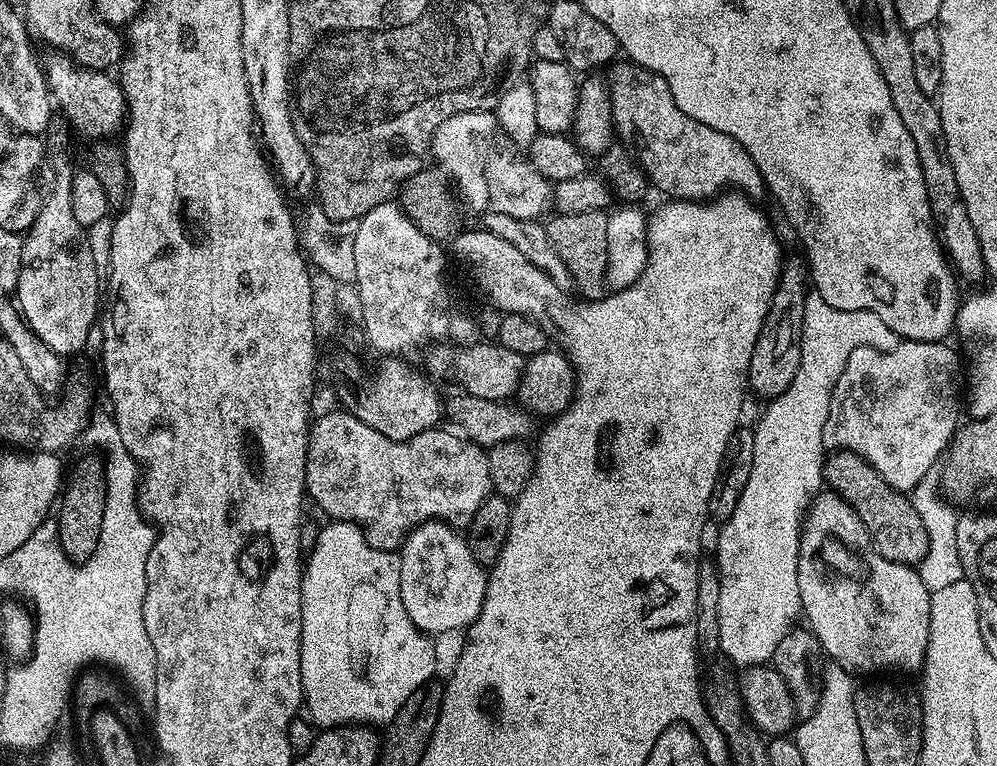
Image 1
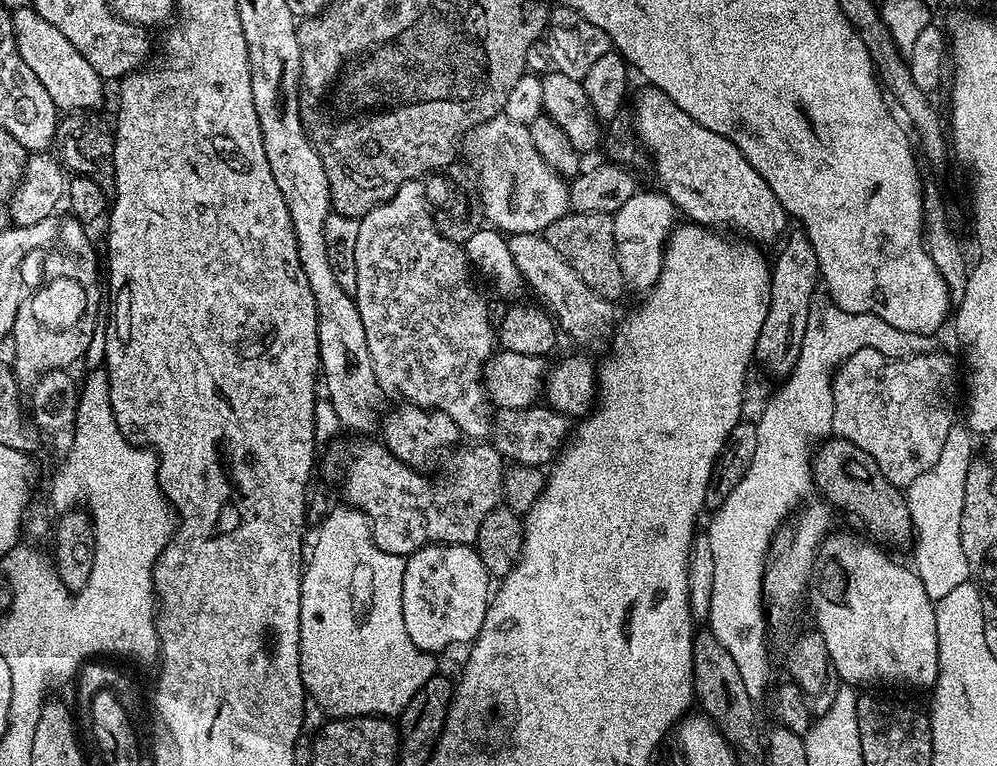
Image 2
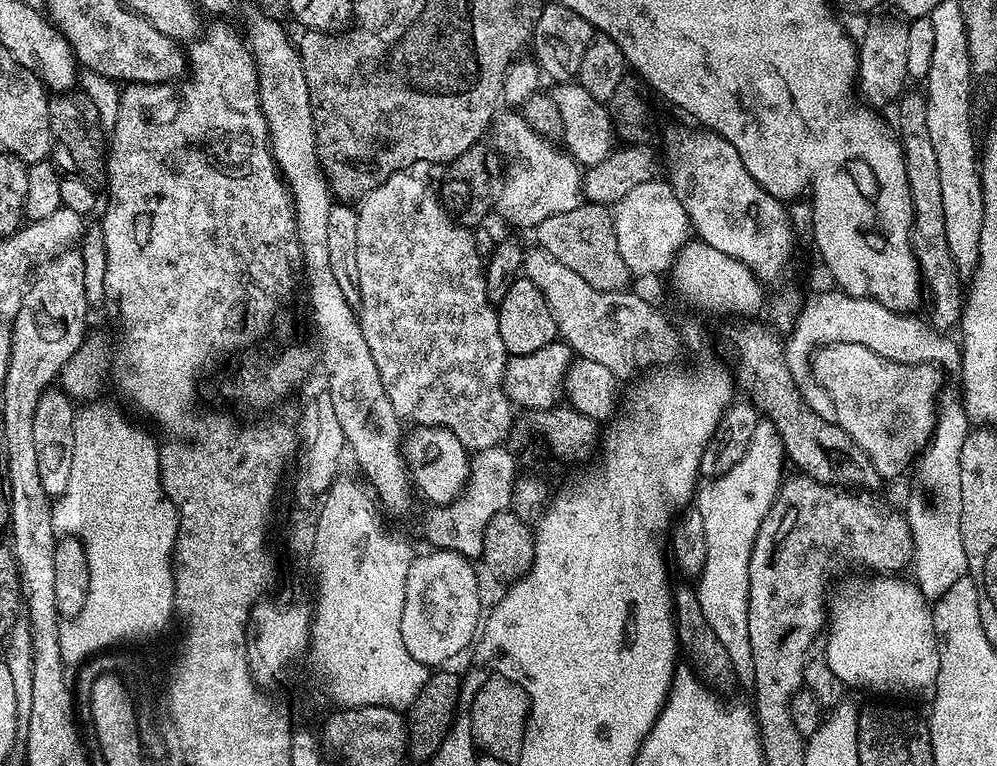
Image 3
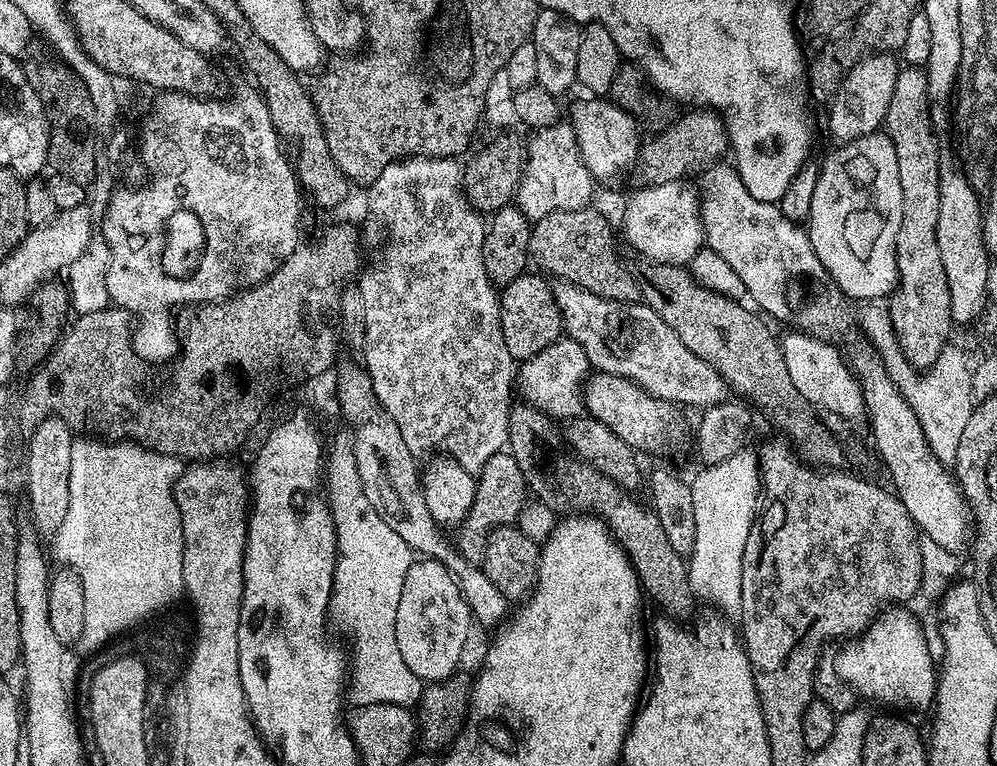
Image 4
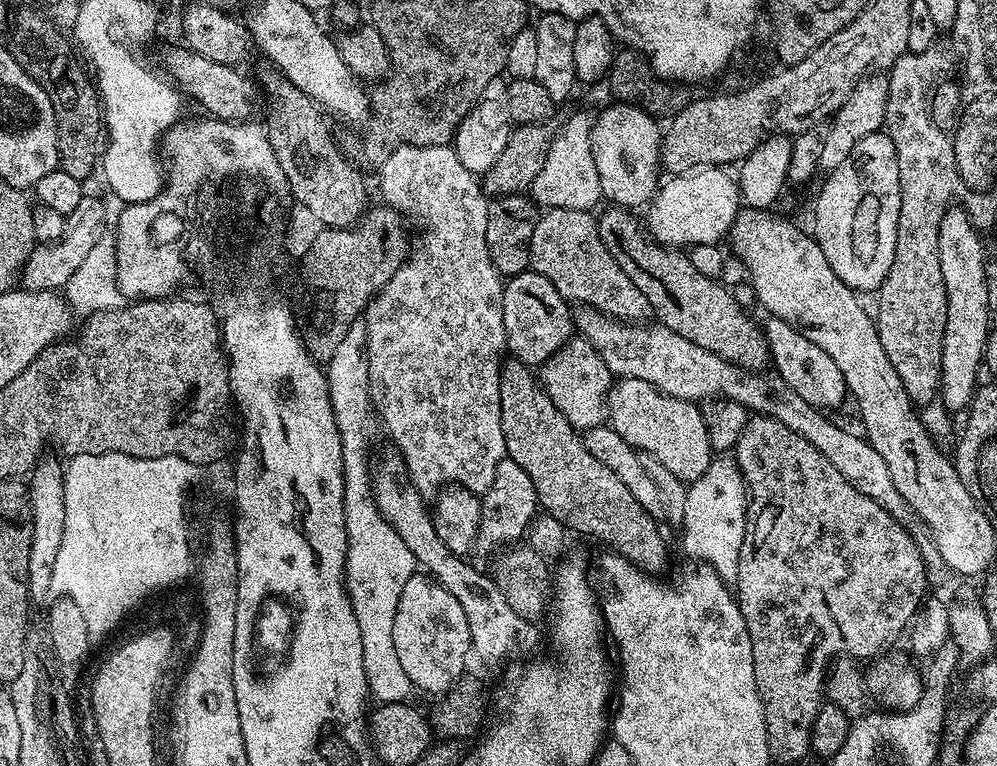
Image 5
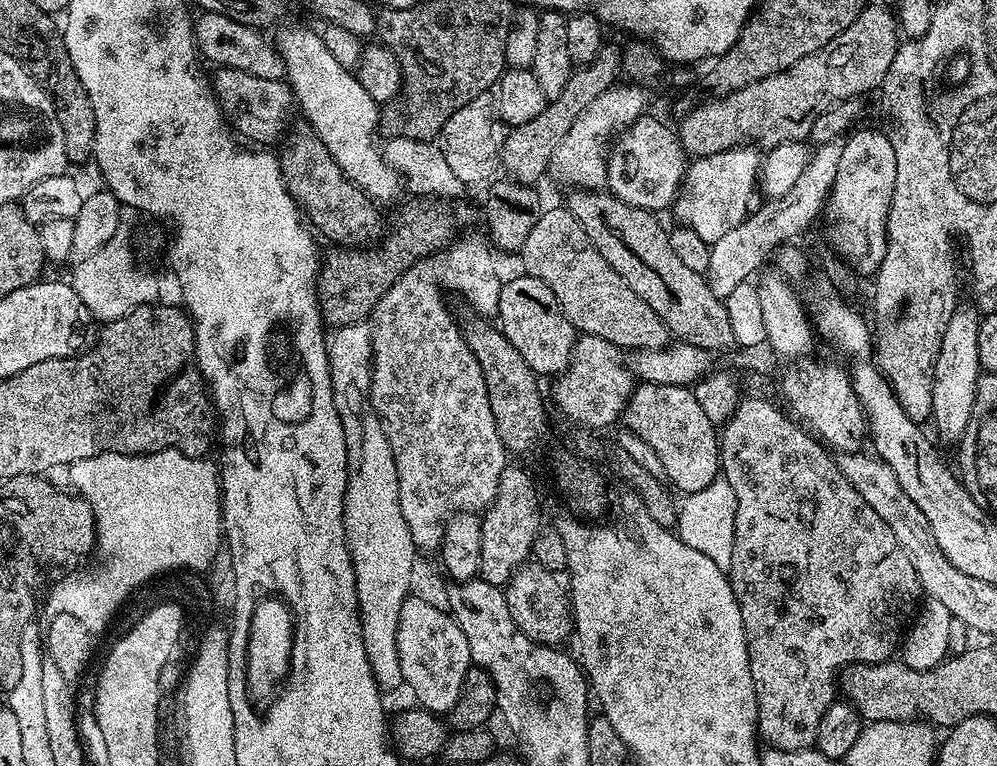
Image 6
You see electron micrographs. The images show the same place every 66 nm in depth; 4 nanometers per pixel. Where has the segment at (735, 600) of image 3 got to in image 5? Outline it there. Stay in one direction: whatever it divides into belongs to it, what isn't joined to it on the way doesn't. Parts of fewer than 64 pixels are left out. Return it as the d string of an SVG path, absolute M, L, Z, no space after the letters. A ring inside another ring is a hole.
M713 459L706 474L702 474L702 478L687 485L682 517L685 554L693 561L709 564L712 571L716 572L723 581L735 581L738 574L738 558L744 545L744 530L748 526L749 511L748 489L735 459Z

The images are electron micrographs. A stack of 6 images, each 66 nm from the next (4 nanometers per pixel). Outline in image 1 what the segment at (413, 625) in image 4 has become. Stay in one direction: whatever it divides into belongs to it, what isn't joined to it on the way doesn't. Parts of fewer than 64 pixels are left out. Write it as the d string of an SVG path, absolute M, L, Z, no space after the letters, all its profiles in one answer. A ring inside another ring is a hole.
M435 519L411 529L398 555L402 606L420 632L437 638L443 632L467 629L480 617L488 572L474 558L467 539L451 524Z

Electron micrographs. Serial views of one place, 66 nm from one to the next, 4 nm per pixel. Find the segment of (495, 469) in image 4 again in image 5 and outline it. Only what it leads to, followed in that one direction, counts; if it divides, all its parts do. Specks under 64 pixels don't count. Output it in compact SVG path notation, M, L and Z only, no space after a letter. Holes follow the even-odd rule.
M505 458L497 466L494 482L483 493L480 502L480 529L476 535L475 559L491 561L505 546L523 541L537 514L536 491L534 482L530 482L530 474L526 474L518 462Z

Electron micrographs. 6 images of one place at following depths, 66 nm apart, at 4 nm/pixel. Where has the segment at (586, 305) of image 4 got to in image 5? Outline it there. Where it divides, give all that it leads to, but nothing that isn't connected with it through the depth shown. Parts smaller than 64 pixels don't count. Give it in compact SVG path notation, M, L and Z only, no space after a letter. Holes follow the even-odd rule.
M581 307L574 316L574 328L579 335L598 350L602 362L611 370L613 377L629 376L642 378L642 382L650 382L658 390L670 394L674 398L682 398L693 402L703 402L713 398L723 398L738 402L757 416L769 416L782 426L790 426L806 442L810 442L824 457L858 490L858 494L866 494L882 510L886 510L916 541L920 555L924 557L927 571L933 577L945 575L946 569L938 554L936 544L928 534L924 523L916 517L911 506L898 494L894 487L894 478L890 478L890 466L886 466L882 454L870 446L863 435L855 436L844 428L839 428L832 420L827 420L821 409L806 402L799 394L794 394L790 386L780 376L768 370L745 370L736 364L718 358L718 354L710 354L710 350L702 350L702 346L694 346L694 342L686 342L682 334L674 334L674 330L664 327L659 322L625 322L613 320L595 308Z

